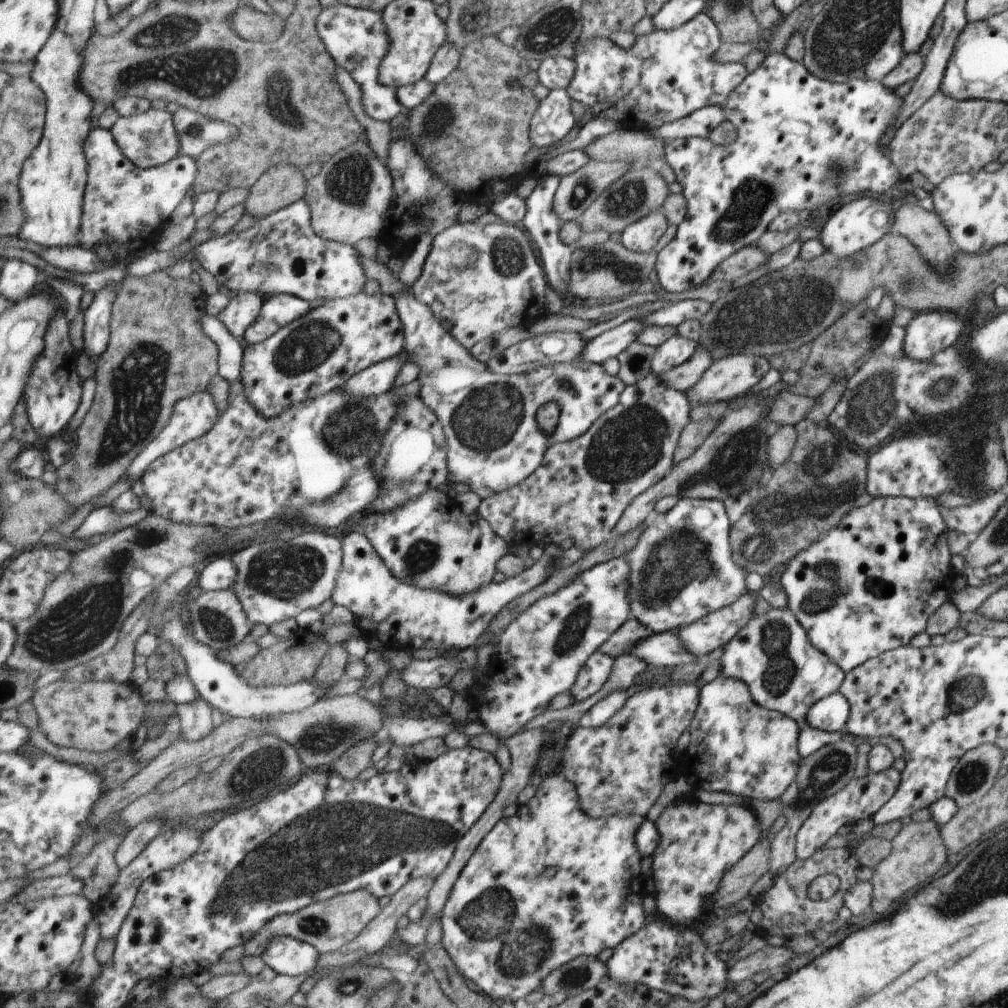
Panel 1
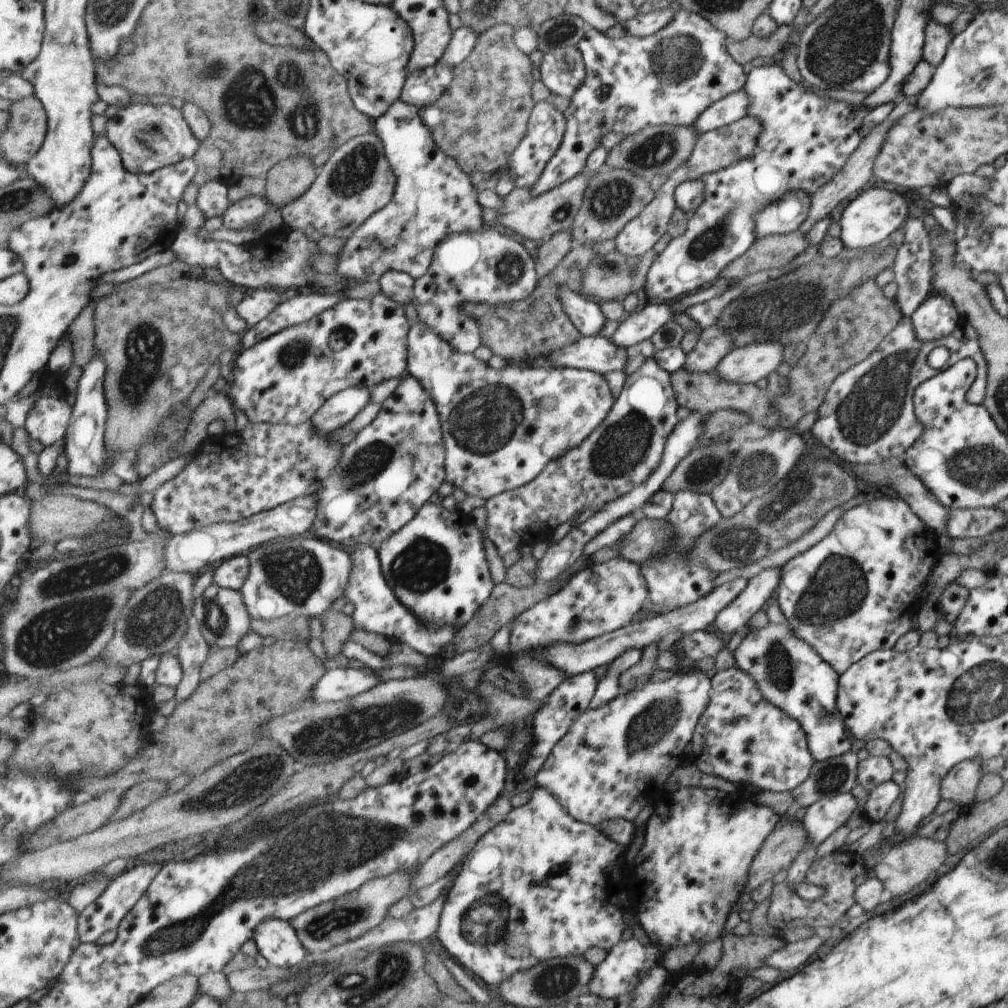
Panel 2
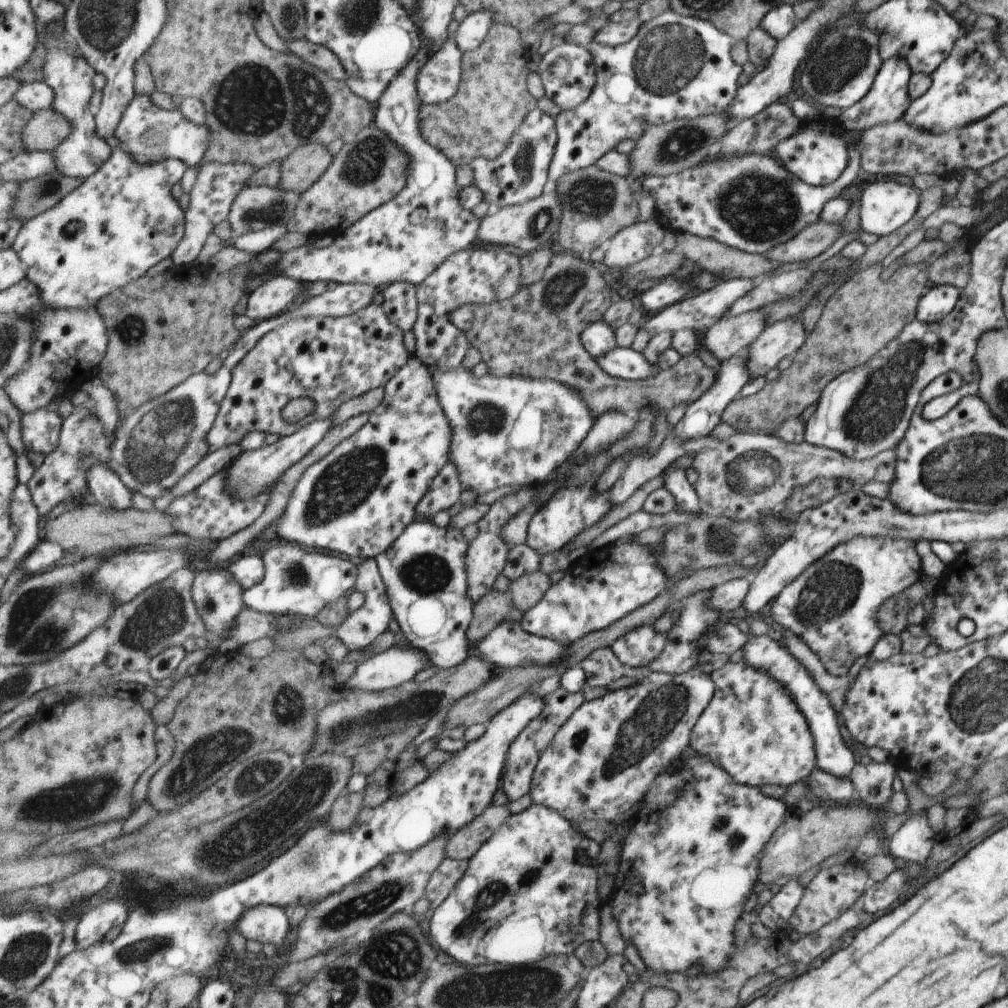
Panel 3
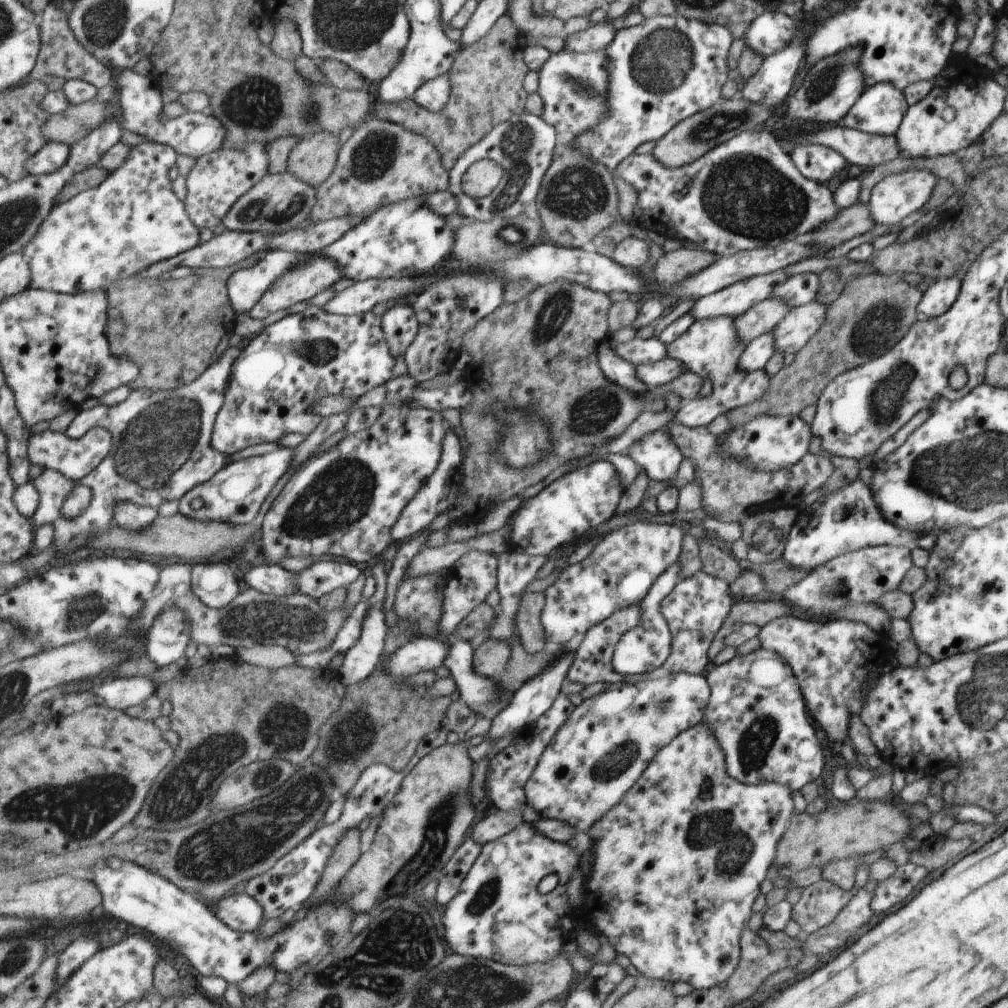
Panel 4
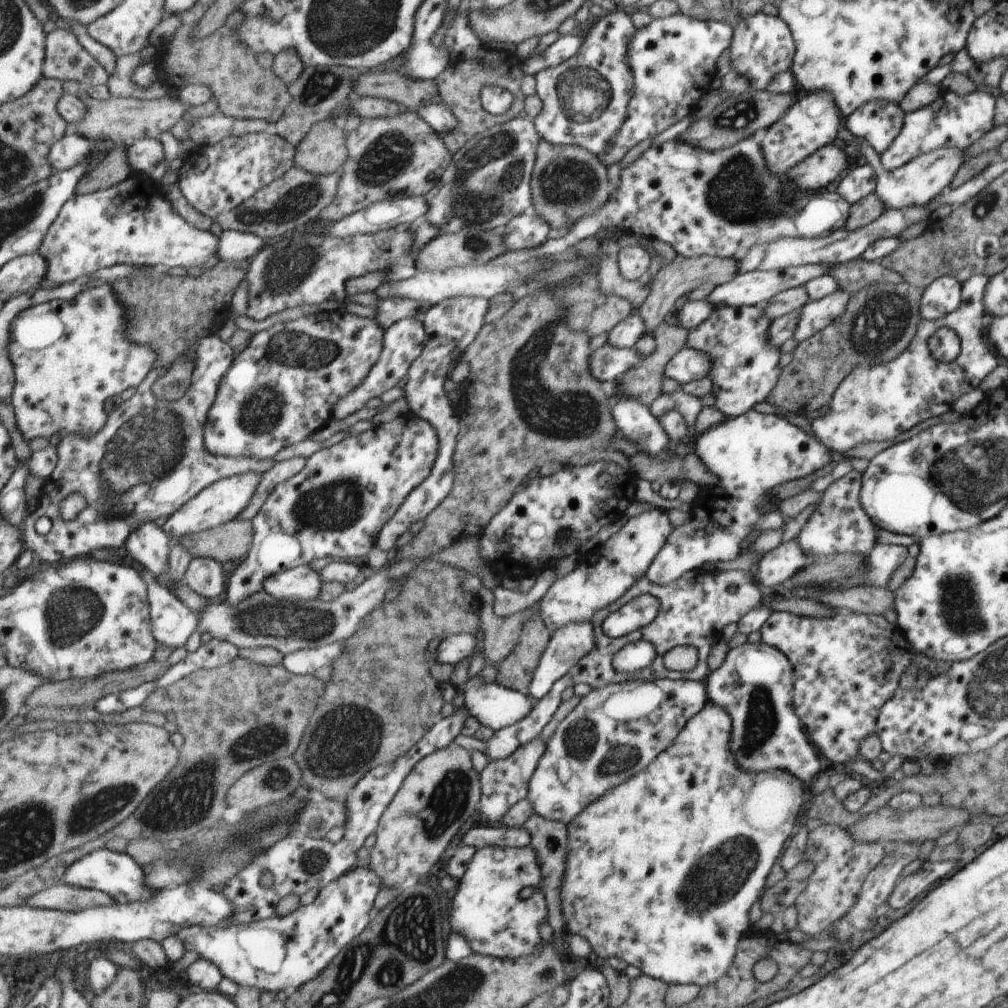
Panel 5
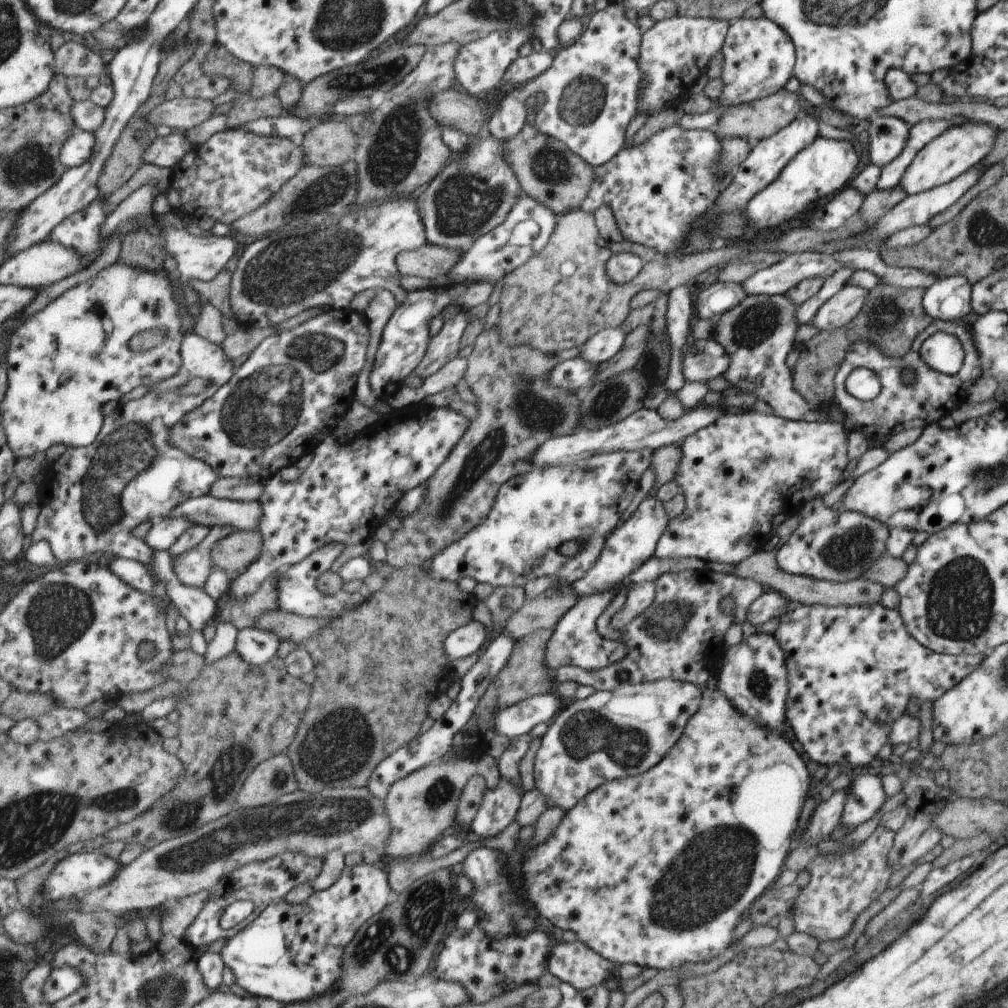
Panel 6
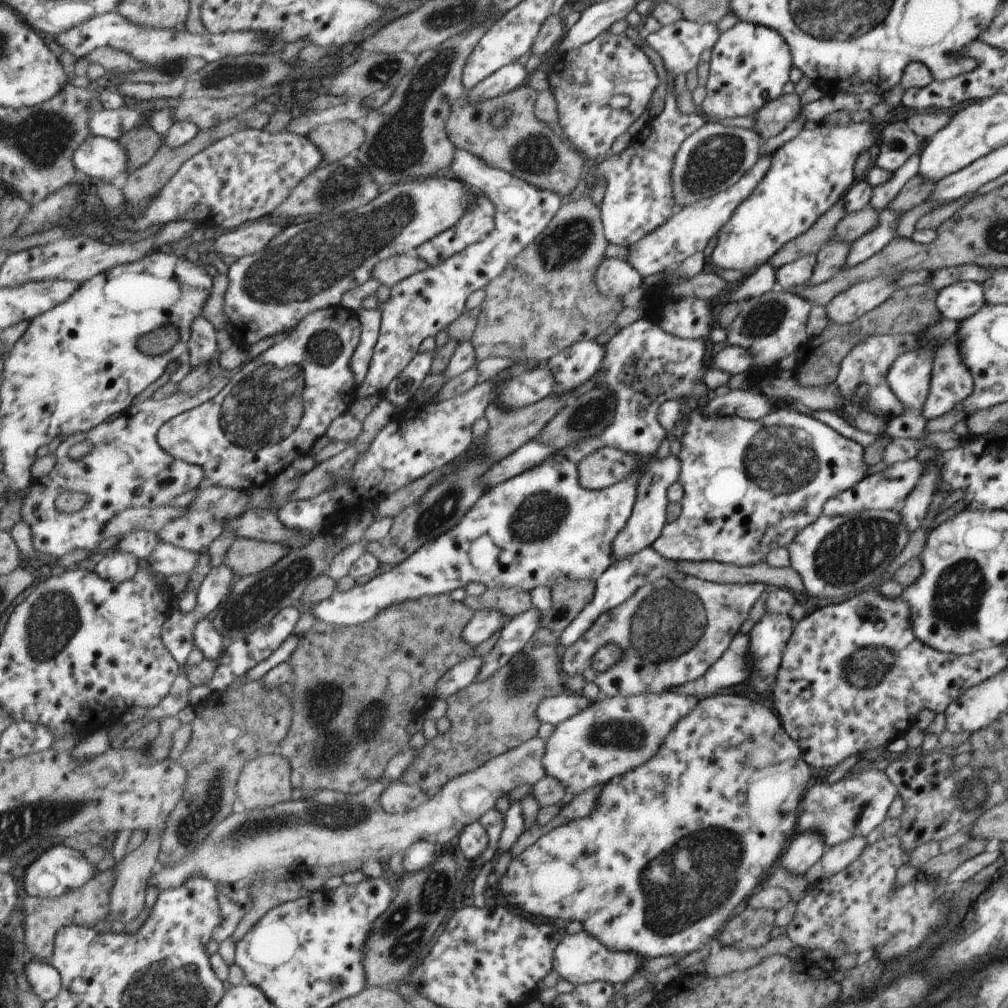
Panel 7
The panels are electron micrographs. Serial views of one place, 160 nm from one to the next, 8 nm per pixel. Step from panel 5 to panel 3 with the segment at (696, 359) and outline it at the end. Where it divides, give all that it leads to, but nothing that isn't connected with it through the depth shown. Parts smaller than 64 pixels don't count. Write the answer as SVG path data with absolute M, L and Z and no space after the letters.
M616 347L603 356L592 358L608 376L624 380L641 380L658 373L642 354L629 348Z

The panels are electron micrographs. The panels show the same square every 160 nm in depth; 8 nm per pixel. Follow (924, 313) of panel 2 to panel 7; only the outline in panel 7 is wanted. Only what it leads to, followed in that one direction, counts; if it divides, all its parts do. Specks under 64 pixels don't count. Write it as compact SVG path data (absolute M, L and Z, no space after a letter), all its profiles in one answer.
M975 281L954 282L940 289L935 301L941 317L963 322L984 306L983 285Z

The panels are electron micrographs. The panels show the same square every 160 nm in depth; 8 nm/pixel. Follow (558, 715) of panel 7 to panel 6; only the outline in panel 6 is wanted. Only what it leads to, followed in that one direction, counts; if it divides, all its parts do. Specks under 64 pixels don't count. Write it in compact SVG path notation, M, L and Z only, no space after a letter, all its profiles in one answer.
M555 693L535 695L498 711L495 731L499 735L520 737L527 735L529 730L539 722L549 722L555 712L561 710L560 697Z

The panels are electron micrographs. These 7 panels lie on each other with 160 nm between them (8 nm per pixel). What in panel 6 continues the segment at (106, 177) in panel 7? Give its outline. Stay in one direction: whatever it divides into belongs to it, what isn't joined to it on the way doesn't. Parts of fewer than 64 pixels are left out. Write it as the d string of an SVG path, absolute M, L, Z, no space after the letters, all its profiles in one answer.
M78 129L65 143L60 157L67 170L89 162L94 155L97 137L94 132Z

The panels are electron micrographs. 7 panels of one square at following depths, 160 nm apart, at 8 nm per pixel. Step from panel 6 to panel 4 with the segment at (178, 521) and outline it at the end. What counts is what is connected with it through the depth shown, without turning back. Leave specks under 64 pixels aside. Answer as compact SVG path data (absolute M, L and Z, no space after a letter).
M279 448L273 452L242 460L232 461L221 468L212 480L199 484L179 502L178 512L198 521L227 522L227 524L249 524L263 514L271 498L275 484L283 478L293 460L295 448Z

